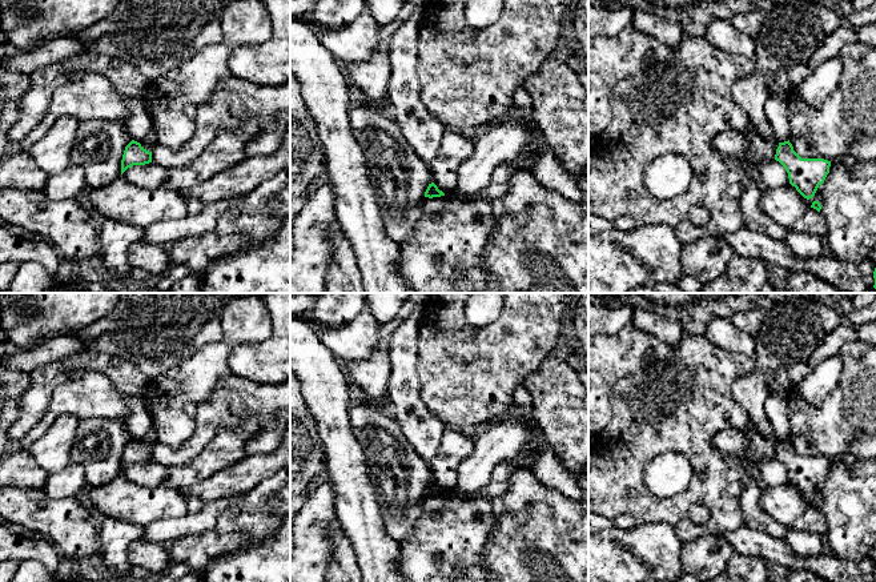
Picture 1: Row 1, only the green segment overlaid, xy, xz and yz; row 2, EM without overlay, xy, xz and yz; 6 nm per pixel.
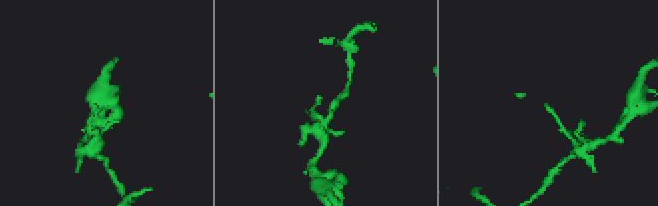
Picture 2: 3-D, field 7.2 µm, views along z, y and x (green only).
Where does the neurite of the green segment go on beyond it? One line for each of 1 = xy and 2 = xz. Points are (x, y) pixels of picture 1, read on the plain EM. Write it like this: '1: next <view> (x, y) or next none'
1: next none
2: next none

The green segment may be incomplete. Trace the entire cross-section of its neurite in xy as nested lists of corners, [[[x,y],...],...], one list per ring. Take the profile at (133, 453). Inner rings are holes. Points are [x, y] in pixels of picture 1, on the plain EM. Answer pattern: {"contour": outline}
{"contour": [[[132,438],[124,449],[121,458],[121,473],[133,463],[145,463],[152,461],[152,450],[144,447],[140,441]]]}

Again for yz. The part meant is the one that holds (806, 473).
{"contour": [[[789,438],[779,441],[775,458],[787,469],[789,482],[807,498],[815,494],[831,465],[831,459],[824,457],[801,457]]]}

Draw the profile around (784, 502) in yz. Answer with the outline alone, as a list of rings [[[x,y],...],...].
[[[792,483],[764,489],[760,505],[763,510],[788,529],[811,506]]]

